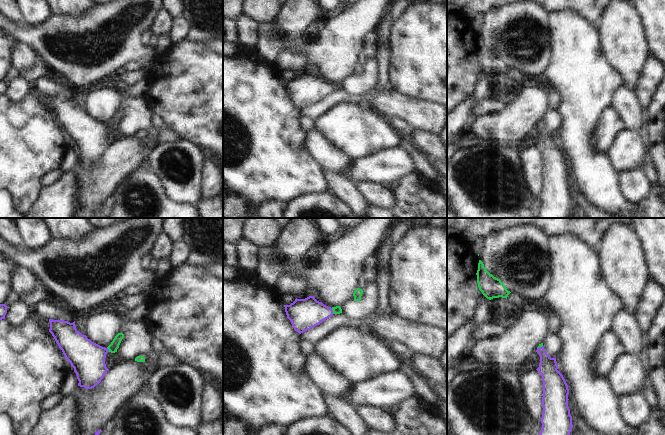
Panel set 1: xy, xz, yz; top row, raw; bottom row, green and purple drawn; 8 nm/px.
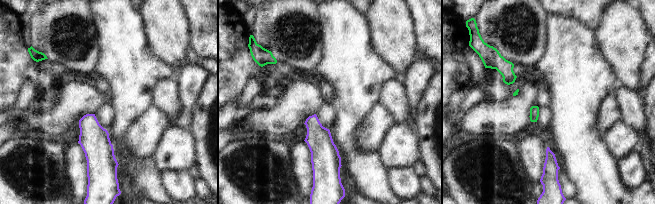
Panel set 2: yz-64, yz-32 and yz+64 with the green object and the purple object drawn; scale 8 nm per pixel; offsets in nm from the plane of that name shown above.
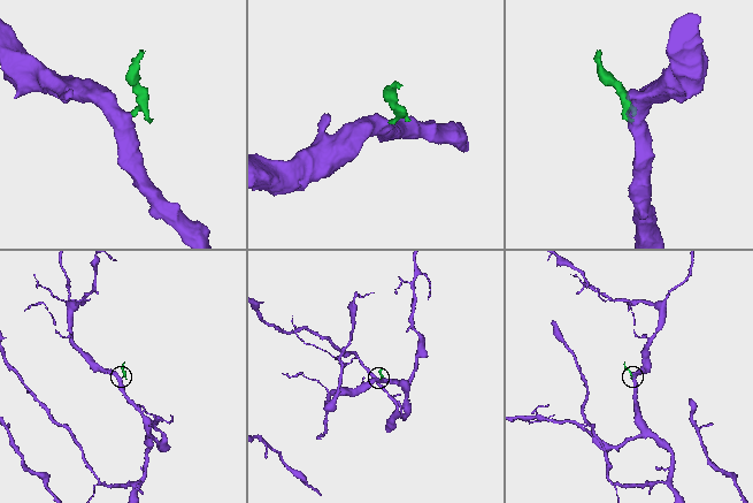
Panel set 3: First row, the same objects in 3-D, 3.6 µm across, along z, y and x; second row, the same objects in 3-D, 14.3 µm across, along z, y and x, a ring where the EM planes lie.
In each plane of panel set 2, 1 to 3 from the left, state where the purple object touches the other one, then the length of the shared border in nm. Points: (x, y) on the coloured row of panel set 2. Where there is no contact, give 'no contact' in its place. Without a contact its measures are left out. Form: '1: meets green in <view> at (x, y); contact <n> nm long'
1: no contact
2: no contact
3: no contact

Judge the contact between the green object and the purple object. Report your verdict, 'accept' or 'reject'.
accept

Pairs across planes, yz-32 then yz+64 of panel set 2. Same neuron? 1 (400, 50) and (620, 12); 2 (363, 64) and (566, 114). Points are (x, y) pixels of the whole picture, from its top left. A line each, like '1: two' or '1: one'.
1: one
2: one

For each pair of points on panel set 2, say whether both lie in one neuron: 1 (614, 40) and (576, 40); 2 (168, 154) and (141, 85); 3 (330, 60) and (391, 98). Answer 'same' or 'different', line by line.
1: different
2: different
3: different

